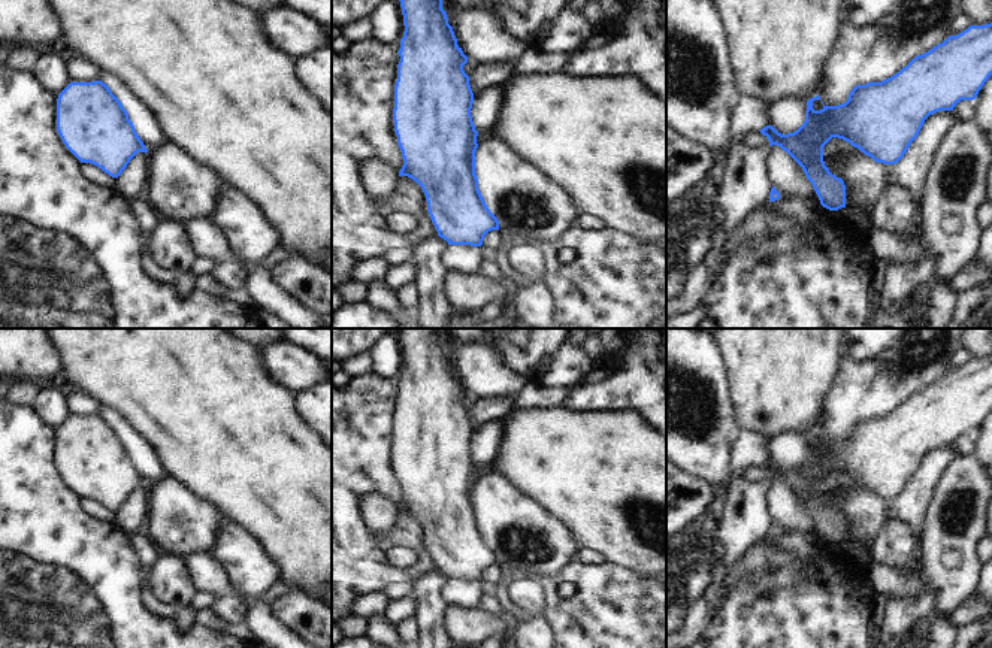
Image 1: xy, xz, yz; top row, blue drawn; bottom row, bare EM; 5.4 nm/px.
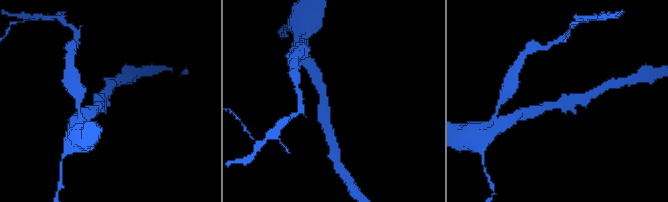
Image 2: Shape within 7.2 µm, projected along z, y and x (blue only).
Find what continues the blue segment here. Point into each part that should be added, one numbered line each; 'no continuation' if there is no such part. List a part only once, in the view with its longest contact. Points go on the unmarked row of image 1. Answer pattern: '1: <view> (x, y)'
no continuation

